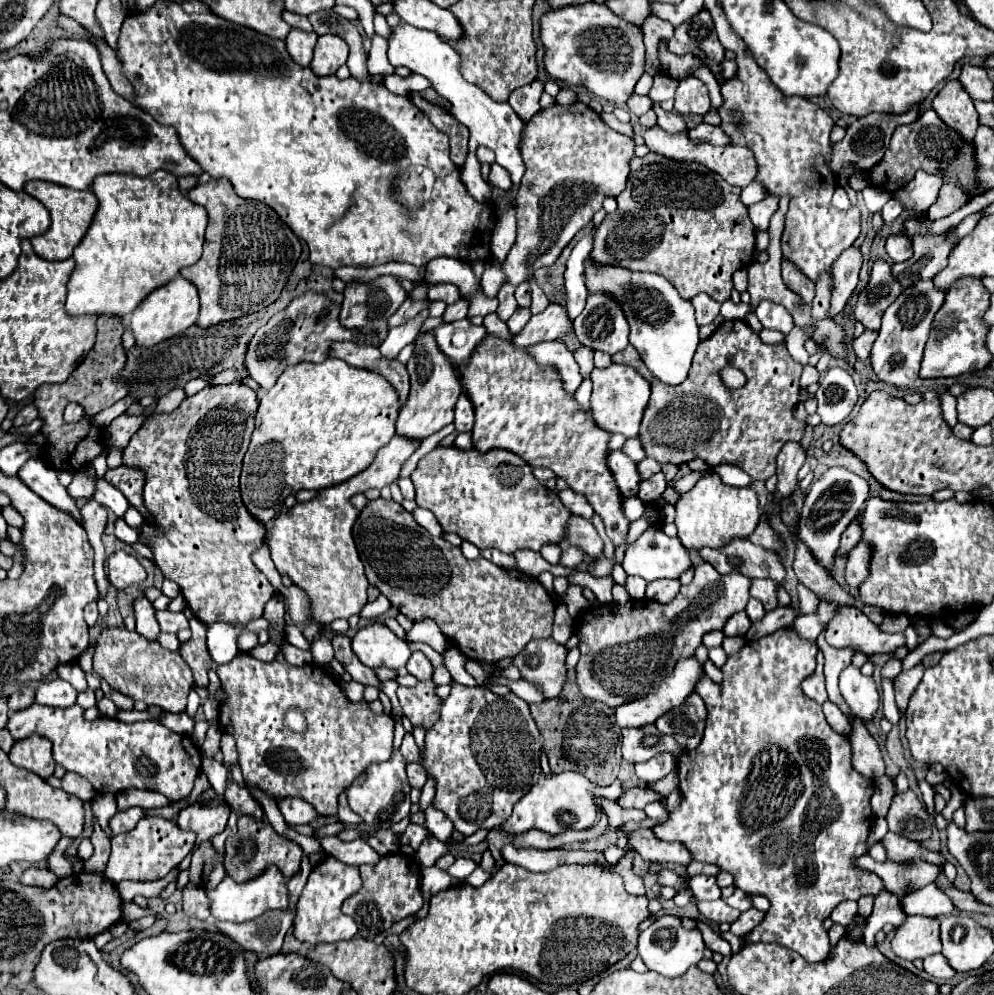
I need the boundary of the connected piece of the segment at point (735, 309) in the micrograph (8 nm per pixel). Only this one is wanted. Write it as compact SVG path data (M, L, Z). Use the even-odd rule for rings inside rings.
M729 299L721 304L720 314L725 320L743 320L751 309L752 308L749 304L742 302L735 304Z

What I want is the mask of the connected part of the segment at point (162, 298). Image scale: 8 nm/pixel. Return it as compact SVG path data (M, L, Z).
M175 276L169 284L153 290L147 300L139 304L139 308L133 310L131 314L131 330L137 338L139 346L155 346L183 330L187 330L199 316L199 296L197 288L185 280L183 276Z

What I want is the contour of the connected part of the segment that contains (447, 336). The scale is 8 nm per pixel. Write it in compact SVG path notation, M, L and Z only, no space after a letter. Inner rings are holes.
M467 320L453 322L453 324L441 324L439 328L431 330L437 338L437 346L445 356L455 360L457 364L463 364L469 360L471 350L485 338L483 326L473 326Z

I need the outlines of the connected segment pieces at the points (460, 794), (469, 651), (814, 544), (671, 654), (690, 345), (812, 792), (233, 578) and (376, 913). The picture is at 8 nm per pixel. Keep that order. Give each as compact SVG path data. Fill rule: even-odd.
M451 682L451 686L453 690L443 702L441 718L425 736L425 756L421 758L421 764L437 780L433 806L453 822L457 832L471 836L481 828L499 828L511 816L511 810L521 800L521 796L525 796L525 792L537 784L541 776L541 736L529 714L529 704L517 698L513 692L497 696L483 686L467 688L457 682Z
M383 498L371 500L359 514L353 526L353 536L359 556L365 564L369 584L379 588L379 592L391 602L391 606L399 608L399 612L405 614L411 622L421 622L425 618L435 620L445 638L449 638L467 660L497 664L503 658L517 656L517 652L521 652L521 648L525 648L525 644L529 644L533 638L551 636L555 604L537 578L527 576L519 570L499 568L485 558L469 562L461 554L461 548L451 546L443 538L435 538L427 530L423 530L413 520L411 512L407 512L401 504Z
M841 466L829 468L811 484L811 488L805 496L803 512L801 512L801 520L799 520L799 540L809 548L813 558L827 572L831 572L835 566L835 554L837 554L843 530L851 524L853 518L859 516L867 496L869 496L867 482Z
M701 562L695 568L695 578L691 584L683 586L677 598L669 604L659 604L651 600L629 600L623 606L607 604L607 606L593 606L591 610L579 616L577 634L581 636L581 660L577 664L577 684L585 698L603 702L611 708L627 704L631 700L643 698L657 688L663 676L669 676L679 656L693 656L701 638L709 630L721 630L725 620L729 620L735 612L745 610L749 600L749 576L741 576L737 572L721 576L715 568L707 562Z
M585 260L585 286L589 294L605 292L621 302L625 318L629 322L629 342L637 348L651 374L663 384L681 384L687 378L691 358L699 344L699 326L695 322L695 310L689 300L683 300L679 292L659 274L633 272L621 266L595 264Z
M781 628L765 638L753 640L749 644L745 644L745 648L741 648L741 652L733 654L727 658L725 666L723 666L723 684L715 684L711 678L703 678L697 684L697 694L705 700L707 706L707 726L705 726L705 736L699 744L697 750L685 752L679 760L677 766L677 774L679 774L679 790L681 790L681 804L677 810L673 810L669 814L669 820L665 824L659 824L653 828L653 834L665 842L679 842L683 844L689 852L693 860L699 862L707 862L707 864L715 864L721 870L729 872L735 878L735 886L741 888L747 894L759 894L769 898L771 906L765 912L765 918L759 926L755 926L747 936L745 936L745 944L757 944L757 942L777 942L781 946L793 948L795 952L799 952L807 962L823 962L829 954L829 936L827 930L823 928L823 920L829 918L829 914L835 910L837 904L845 902L845 900L859 900L861 896L877 896L883 890L883 882L877 874L863 870L863 868L855 868L855 860L863 854L867 854L867 834L871 830L873 824L873 810L871 810L871 796L875 792L873 780L865 780L865 776L861 776L859 772L853 772L851 766L851 744L849 744L849 736L841 736L839 732L835 732L823 712L821 712L821 704L809 700L803 692L801 692L801 682L813 674L815 670L815 656L817 656L819 648L817 644L809 644L805 640L801 640L797 636L797 632L793 628Z
M245 384L205 388L201 394L185 398L177 410L149 416L123 450L125 466L145 470L143 500L157 520L157 526L145 522L145 528L139 536L147 538L147 544L155 554L155 564L159 564L163 576L179 584L187 606L193 610L195 618L207 626L215 622L237 626L249 624L251 620L261 618L265 602L275 594L271 582L257 570L251 560L251 554L263 546L265 526L253 520L239 494L241 460L247 452L249 438L255 428L255 412L257 394Z
M389 854L389 856L381 856L381 860L373 866L363 864L359 868L363 878L363 888L343 902L343 912L353 916L353 920L359 926L359 934L363 938L373 938L379 930L389 930L401 918L413 916L421 910L423 906L423 896L419 890L421 876L419 870L413 872L413 860L409 856Z

